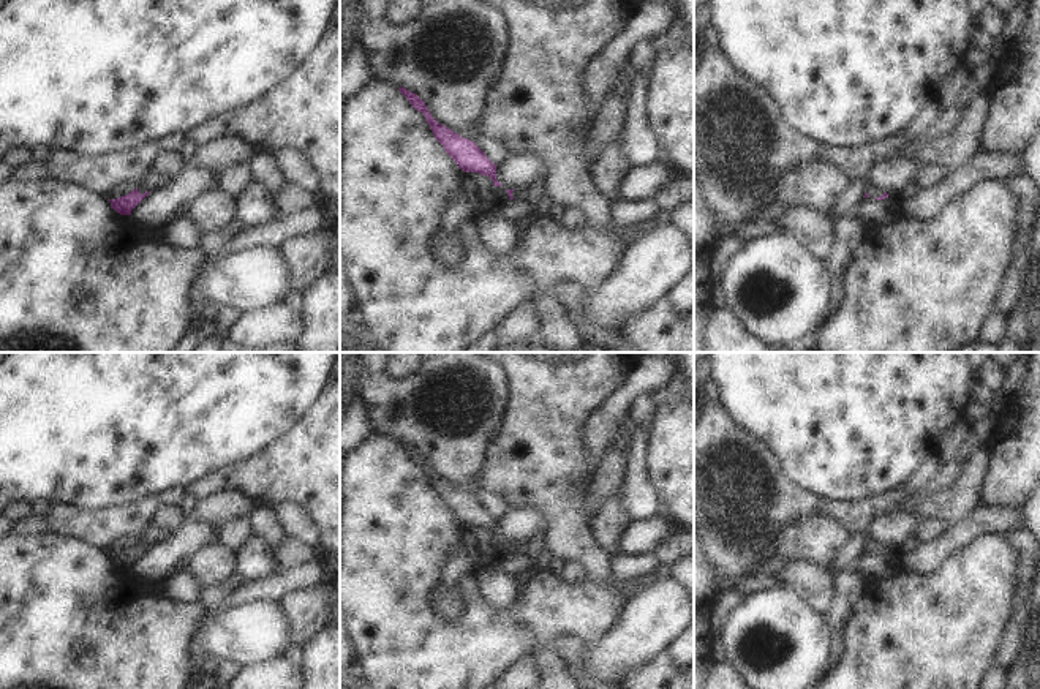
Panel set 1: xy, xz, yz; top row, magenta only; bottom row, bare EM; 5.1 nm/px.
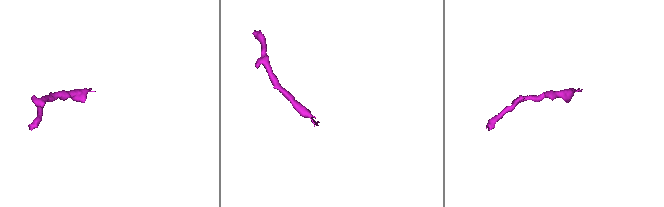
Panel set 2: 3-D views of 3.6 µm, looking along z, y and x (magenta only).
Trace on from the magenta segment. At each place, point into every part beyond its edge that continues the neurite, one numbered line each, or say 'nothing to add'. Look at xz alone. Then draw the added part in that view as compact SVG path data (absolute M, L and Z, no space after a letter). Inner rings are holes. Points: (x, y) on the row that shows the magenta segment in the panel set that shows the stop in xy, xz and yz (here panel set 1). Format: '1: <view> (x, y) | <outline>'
nothing to add

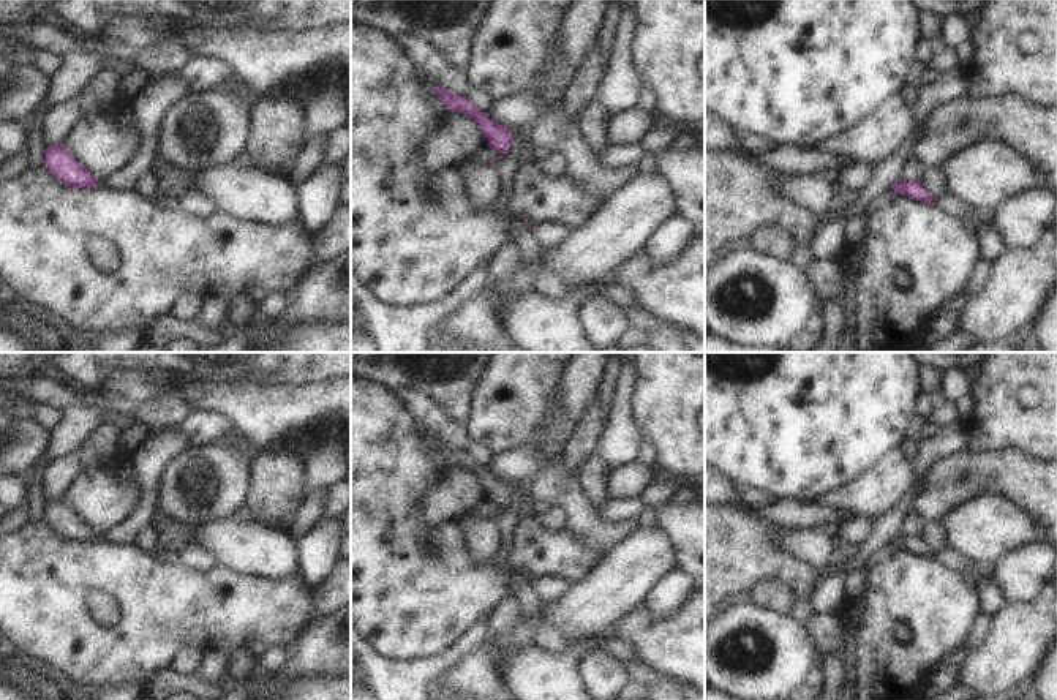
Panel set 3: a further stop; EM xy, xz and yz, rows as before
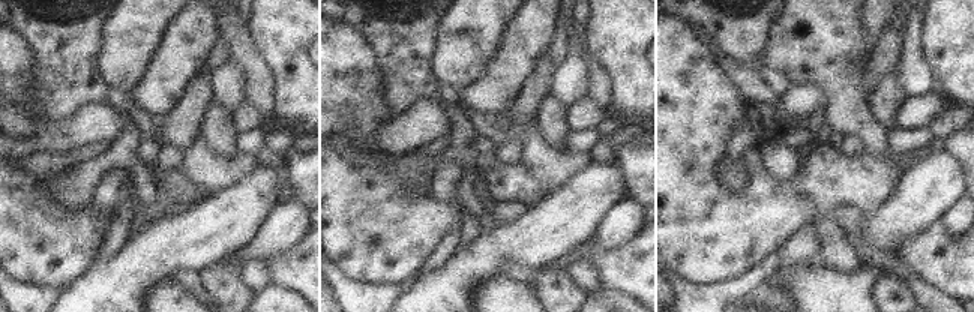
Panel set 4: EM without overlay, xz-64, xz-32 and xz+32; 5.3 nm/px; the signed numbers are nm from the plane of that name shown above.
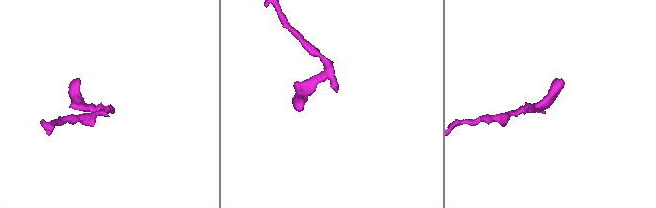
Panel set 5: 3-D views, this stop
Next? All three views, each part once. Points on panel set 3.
1: xz (549, 234) | M542 221L531 228L542 248L555 248L569 234L569 228L559 221Z

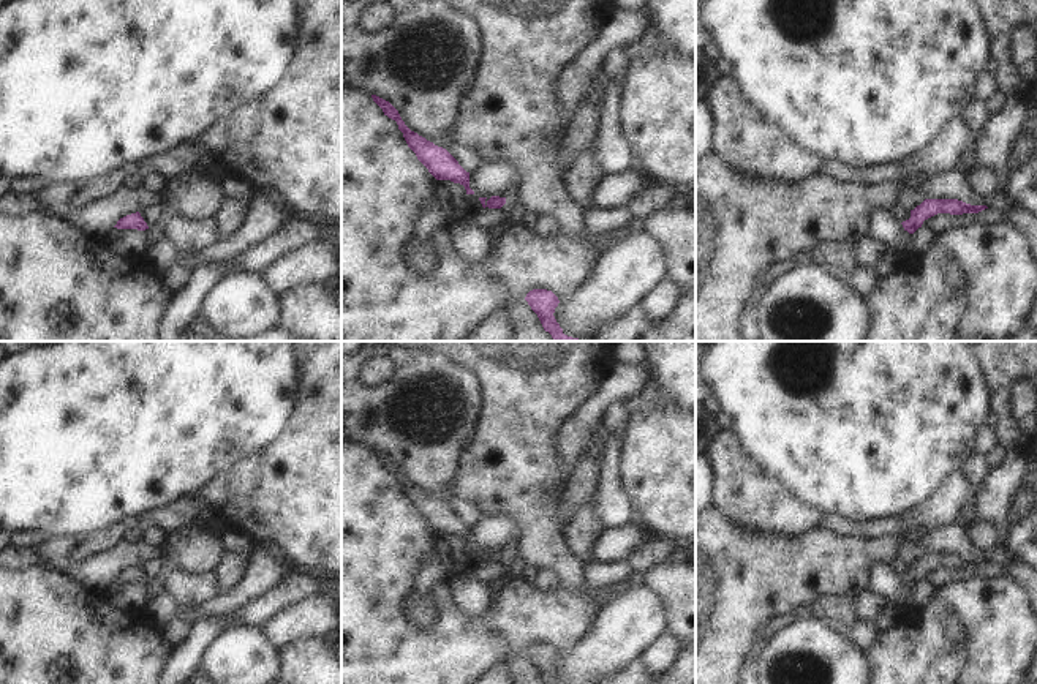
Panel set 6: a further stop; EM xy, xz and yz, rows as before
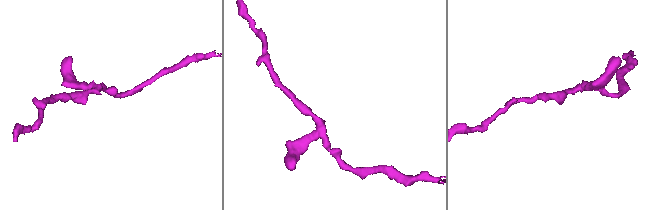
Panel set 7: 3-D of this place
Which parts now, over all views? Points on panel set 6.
nothing to add

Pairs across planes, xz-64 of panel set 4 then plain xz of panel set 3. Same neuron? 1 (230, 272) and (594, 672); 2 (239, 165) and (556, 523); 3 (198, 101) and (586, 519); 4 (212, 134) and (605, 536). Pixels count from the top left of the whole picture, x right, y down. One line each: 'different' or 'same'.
1: same
2: different
3: different
4: different

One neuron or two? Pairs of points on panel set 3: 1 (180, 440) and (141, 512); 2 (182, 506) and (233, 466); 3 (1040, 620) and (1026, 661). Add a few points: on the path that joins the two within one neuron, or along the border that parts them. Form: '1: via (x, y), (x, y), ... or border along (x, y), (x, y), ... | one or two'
1: via (161, 455), (147, 470), (147, 493) | one
2: via (195, 493), (204, 484), (220, 476) | one
3: via (1030, 629), (1026, 634), (1026, 651) | one

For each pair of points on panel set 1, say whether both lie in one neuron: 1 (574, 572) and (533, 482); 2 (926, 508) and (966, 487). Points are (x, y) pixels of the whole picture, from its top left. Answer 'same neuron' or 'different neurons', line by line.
1: different neurons
2: same neuron

